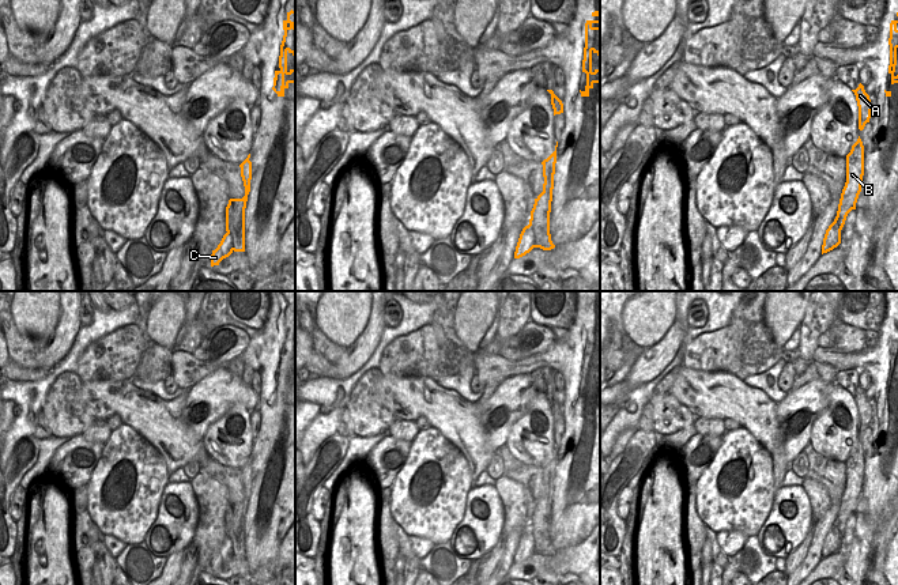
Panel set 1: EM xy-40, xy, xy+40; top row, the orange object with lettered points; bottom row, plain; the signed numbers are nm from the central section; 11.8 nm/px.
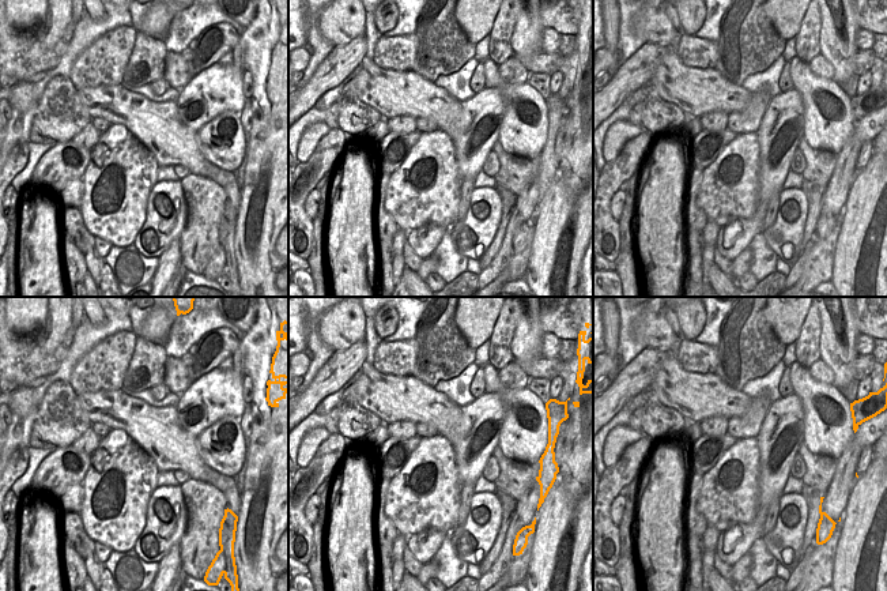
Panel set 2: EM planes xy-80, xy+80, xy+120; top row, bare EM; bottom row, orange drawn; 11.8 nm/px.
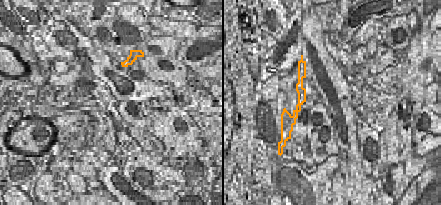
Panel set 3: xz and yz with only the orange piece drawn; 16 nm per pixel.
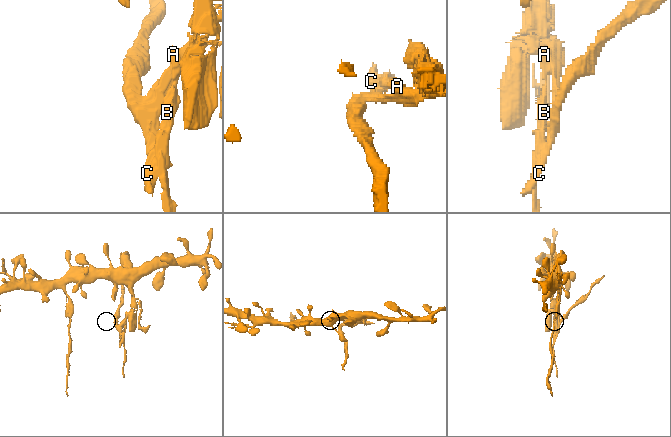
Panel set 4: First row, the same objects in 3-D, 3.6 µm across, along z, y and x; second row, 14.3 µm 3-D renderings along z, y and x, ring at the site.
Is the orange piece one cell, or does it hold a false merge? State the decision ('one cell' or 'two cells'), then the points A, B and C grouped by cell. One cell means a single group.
two cells; groups A B / C

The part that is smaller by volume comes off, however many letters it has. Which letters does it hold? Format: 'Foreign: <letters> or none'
Foreign: C.

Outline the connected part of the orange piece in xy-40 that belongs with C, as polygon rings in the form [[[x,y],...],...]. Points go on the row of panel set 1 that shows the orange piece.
[[[226,233],[215,250],[211,254],[211,267],[219,265],[219,263],[229,257],[234,250],[233,237]]]

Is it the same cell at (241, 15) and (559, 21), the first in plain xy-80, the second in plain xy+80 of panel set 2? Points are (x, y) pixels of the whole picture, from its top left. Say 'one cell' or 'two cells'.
one cell

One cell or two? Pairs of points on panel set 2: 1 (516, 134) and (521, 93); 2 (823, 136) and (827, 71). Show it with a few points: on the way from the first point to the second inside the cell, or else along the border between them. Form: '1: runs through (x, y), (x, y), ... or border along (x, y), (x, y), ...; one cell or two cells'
1: runs through (531, 127), (535, 127), (542, 116), (536, 102); one cell
2: border along (807, 63), (816, 75), (831, 79); two cells

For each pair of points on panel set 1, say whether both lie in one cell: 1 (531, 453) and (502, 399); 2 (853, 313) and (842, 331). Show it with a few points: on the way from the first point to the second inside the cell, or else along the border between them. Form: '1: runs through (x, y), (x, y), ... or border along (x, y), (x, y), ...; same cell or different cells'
1: border along (534, 396), (525, 412), (512, 426), (505, 444); different cells
2: border along (838, 321), (864, 329); different cells

